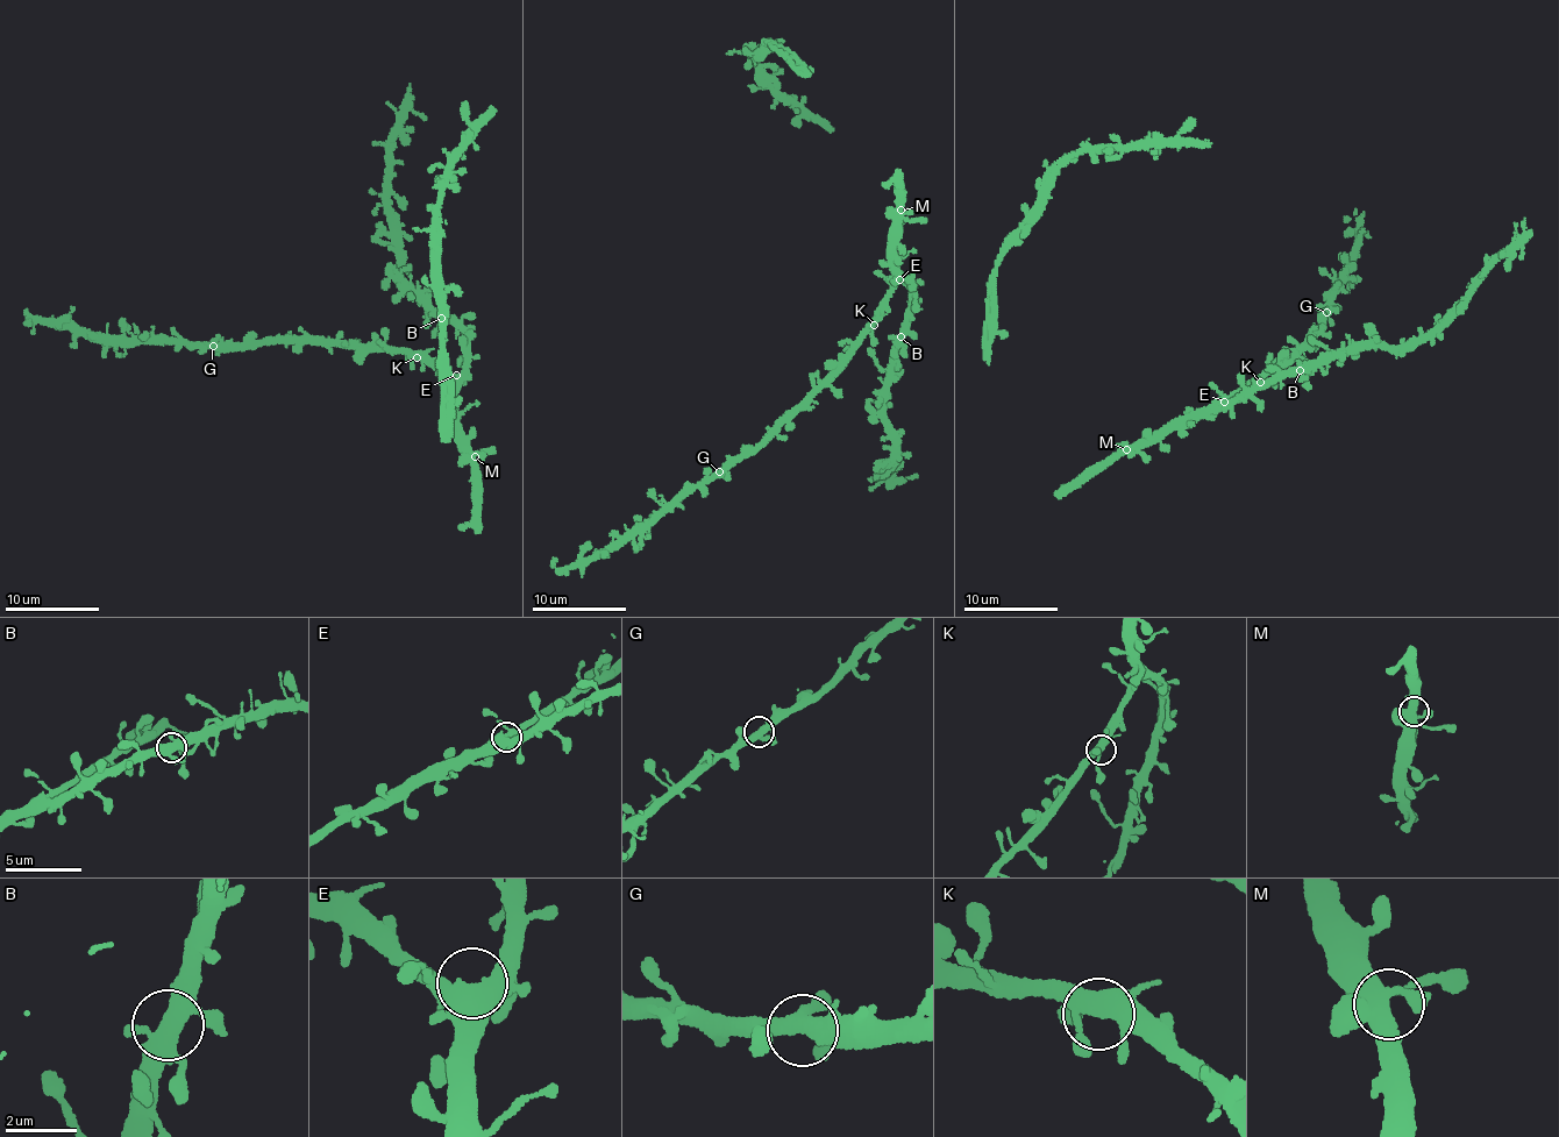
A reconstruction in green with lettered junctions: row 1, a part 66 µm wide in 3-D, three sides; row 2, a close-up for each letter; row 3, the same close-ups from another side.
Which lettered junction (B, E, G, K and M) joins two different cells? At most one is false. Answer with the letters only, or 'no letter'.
no letter

